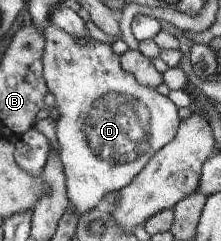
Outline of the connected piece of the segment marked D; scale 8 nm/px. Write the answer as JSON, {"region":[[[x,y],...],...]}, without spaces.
{"region":[[[49,24],[44,31],[45,35],[45,47],[43,54],[43,79],[46,83],[47,89],[56,98],[56,107],[60,111],[60,119],[58,119],[56,125],[56,141],[58,141],[59,147],[59,159],[62,163],[63,173],[65,176],[65,189],[67,191],[68,206],[74,210],[74,213],[82,216],[83,214],[89,213],[92,209],[95,209],[104,204],[104,199],[108,193],[112,191],[118,191],[126,185],[132,183],[132,179],[148,165],[148,161],[164,147],[168,145],[174,136],[176,135],[177,129],[181,119],[179,118],[179,108],[168,98],[160,94],[156,88],[146,87],[136,81],[136,77],[128,71],[124,71],[121,67],[120,55],[116,54],[111,45],[107,45],[98,42],[93,39],[92,42],[87,40],[76,40],[73,39],[67,32],[59,29],[53,24]]]}

